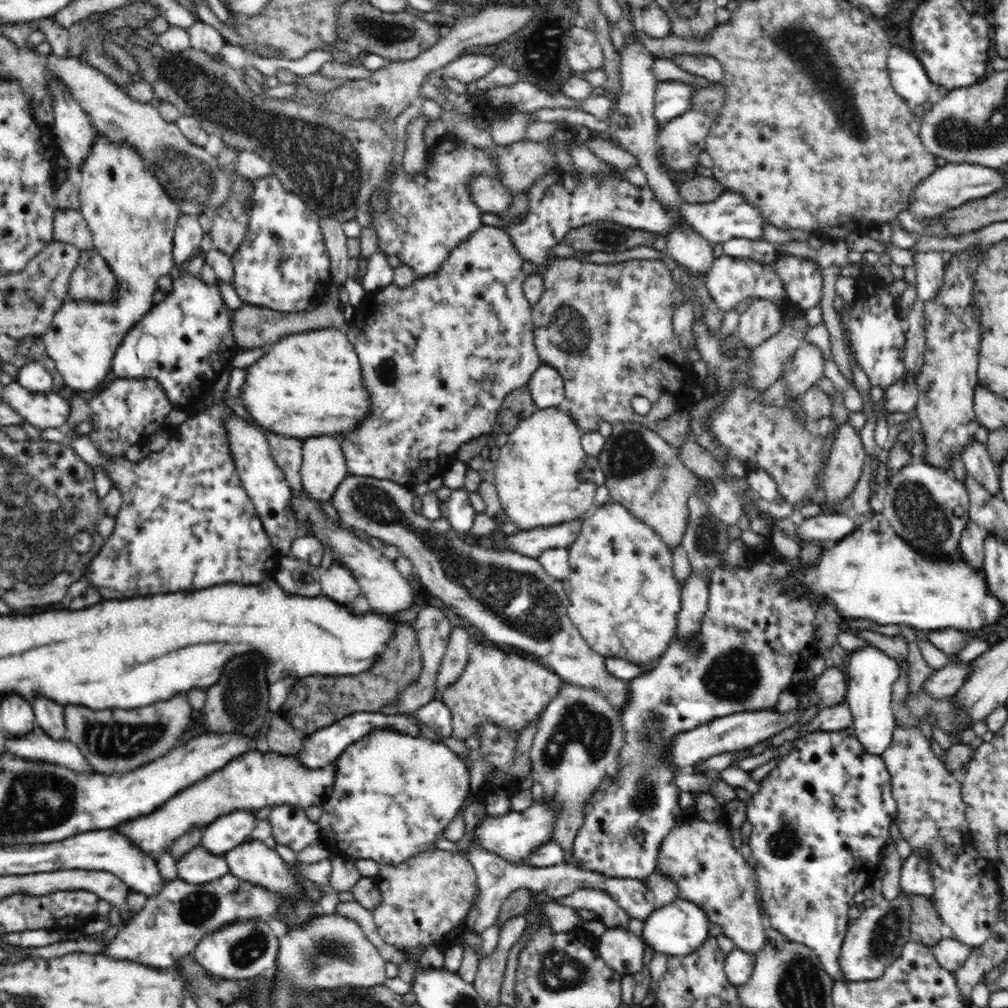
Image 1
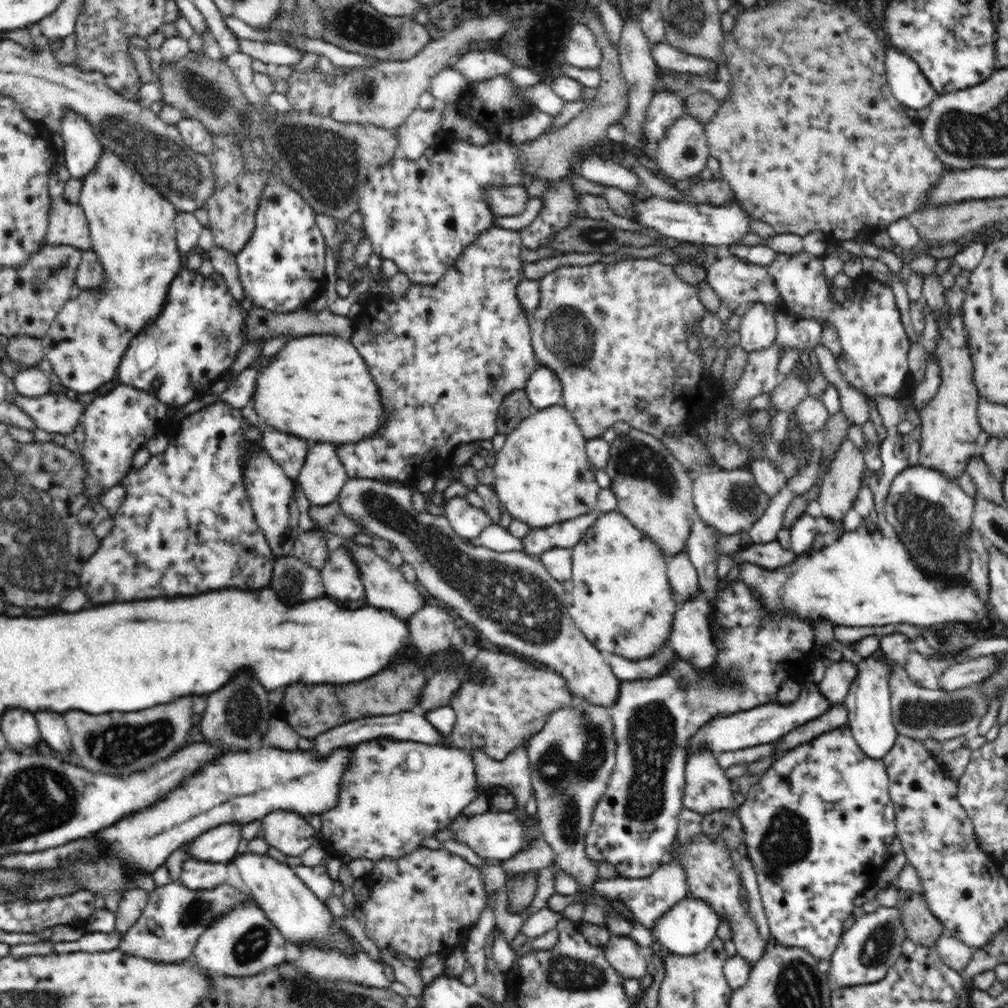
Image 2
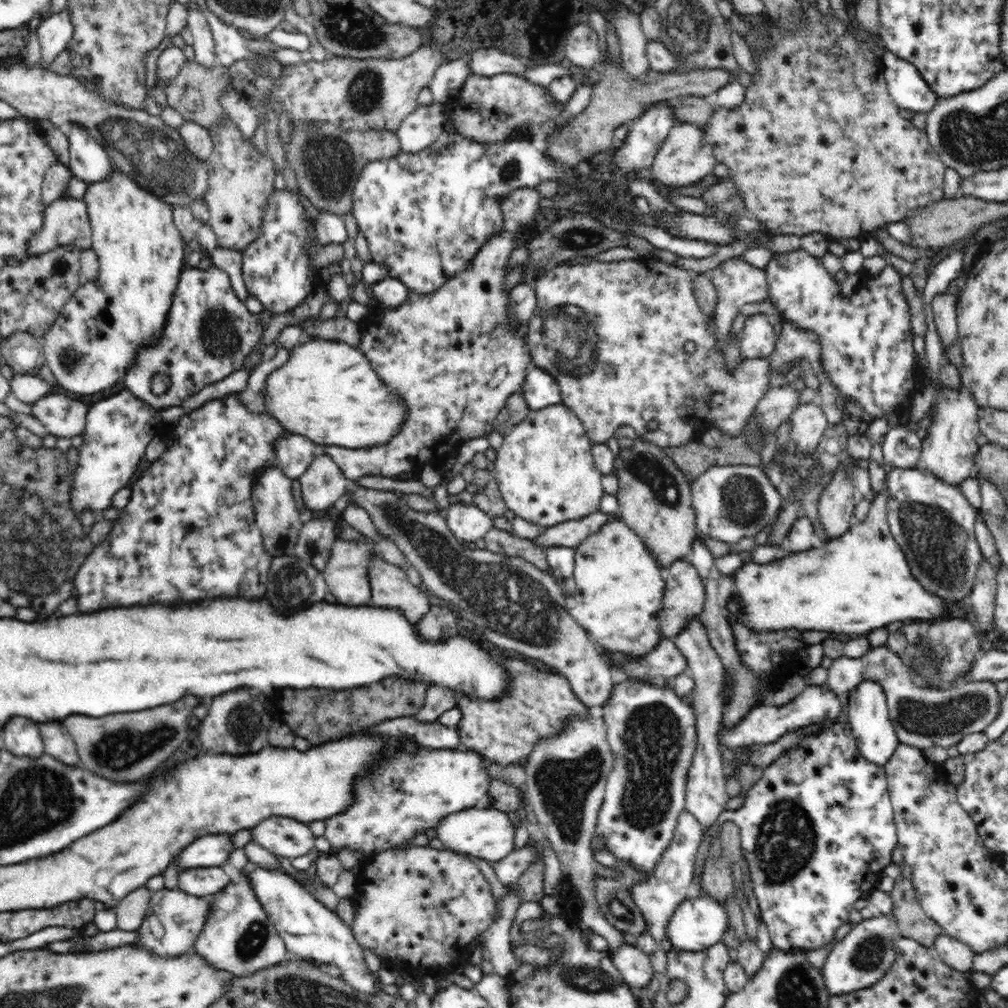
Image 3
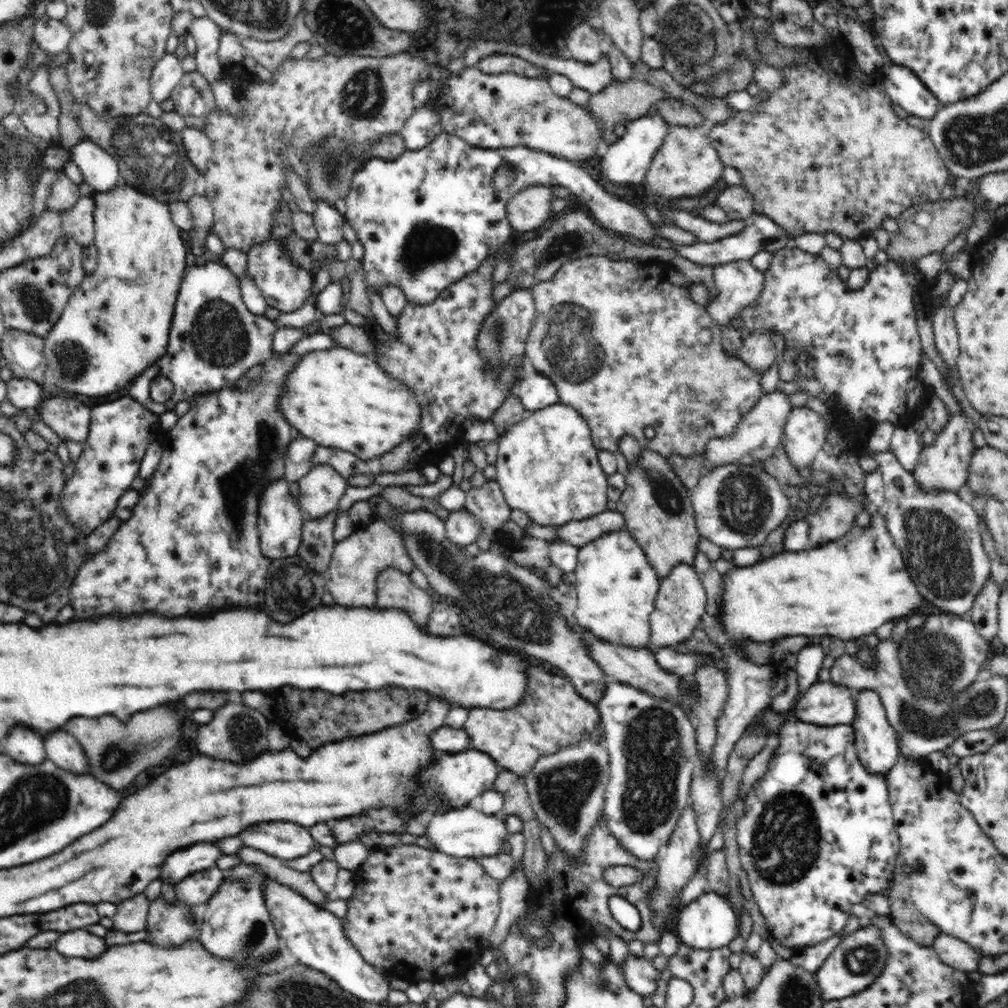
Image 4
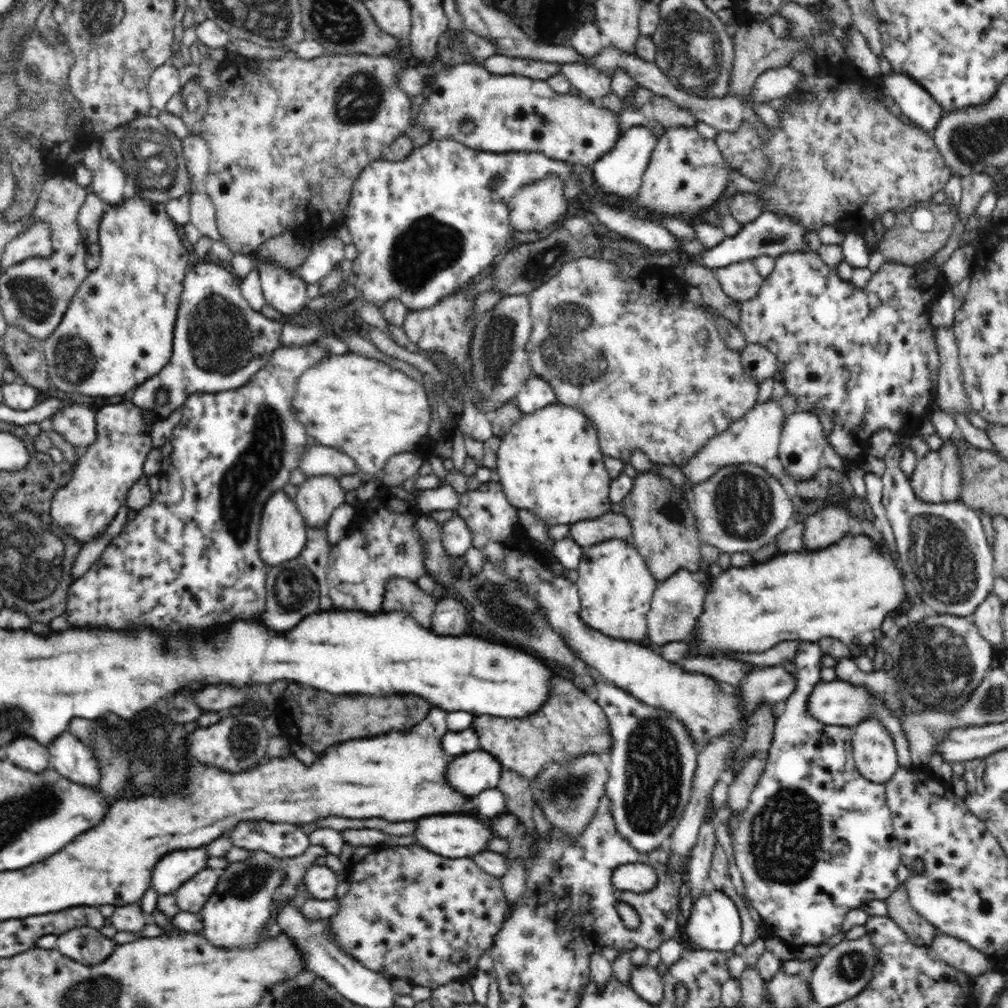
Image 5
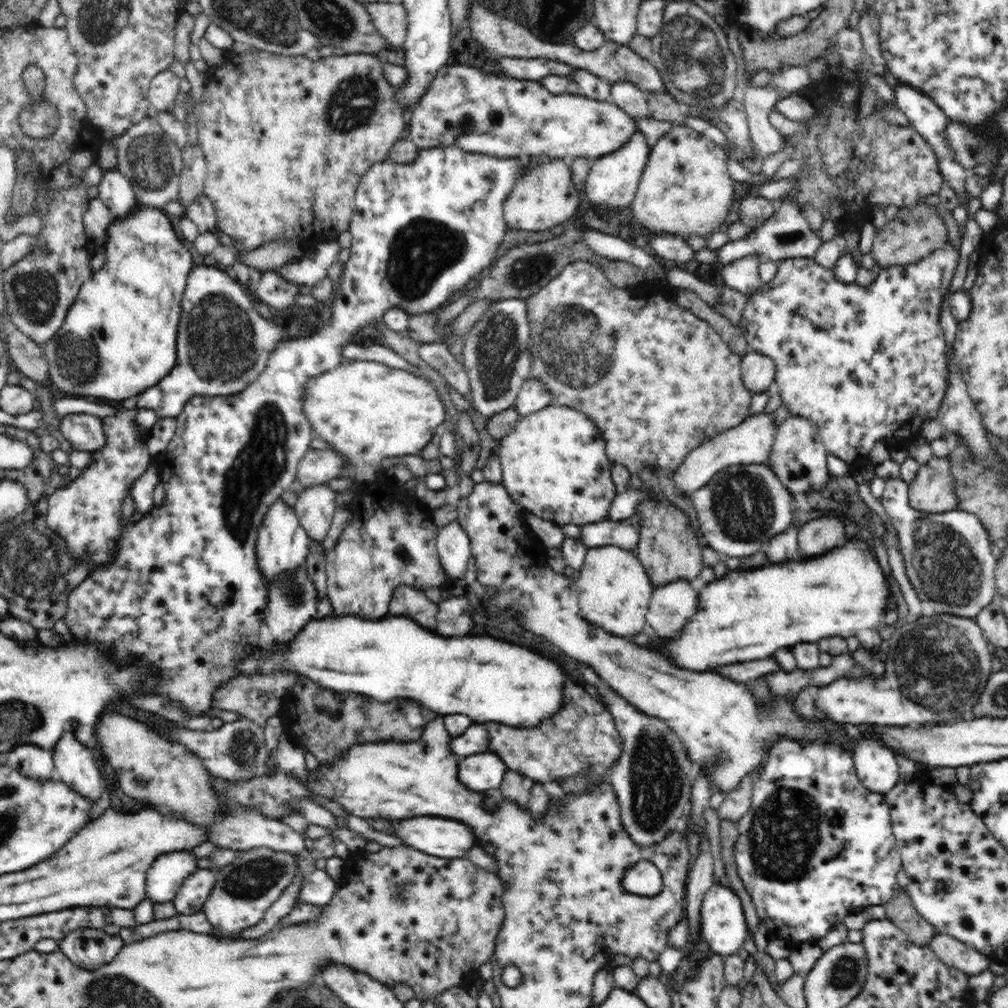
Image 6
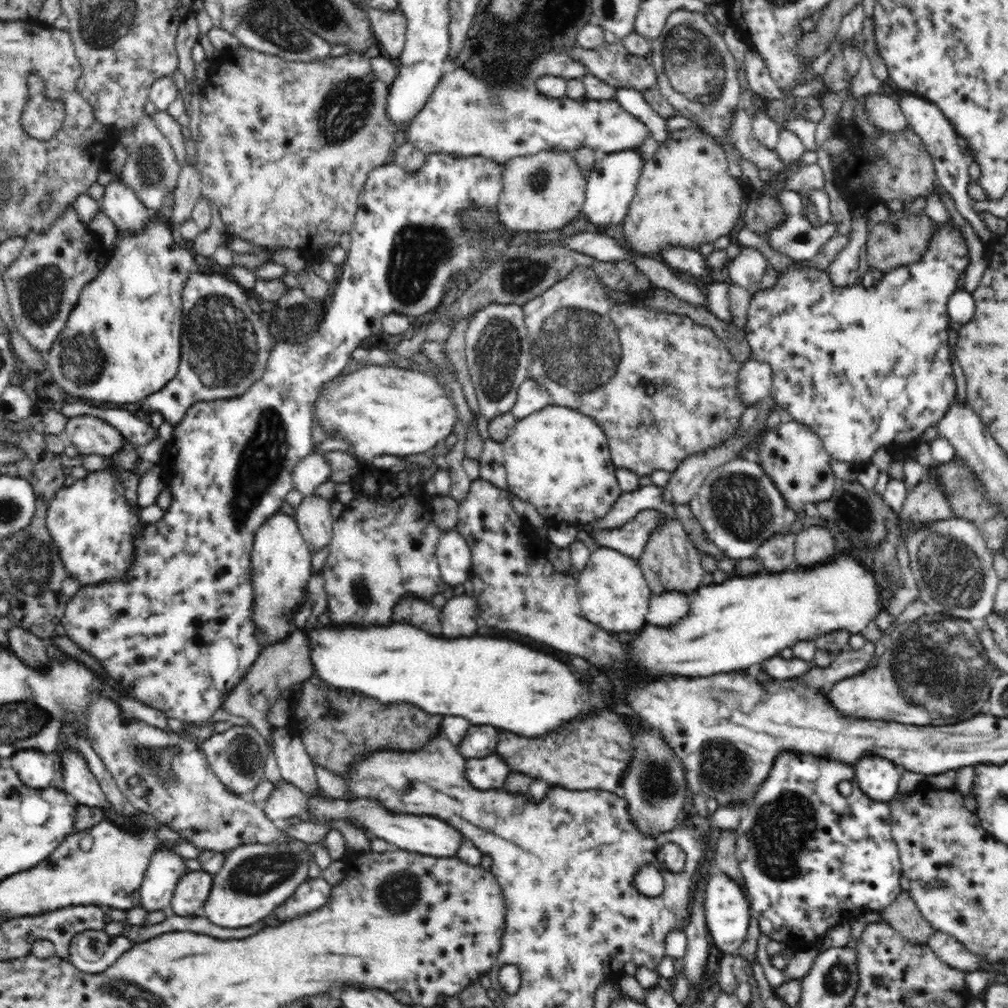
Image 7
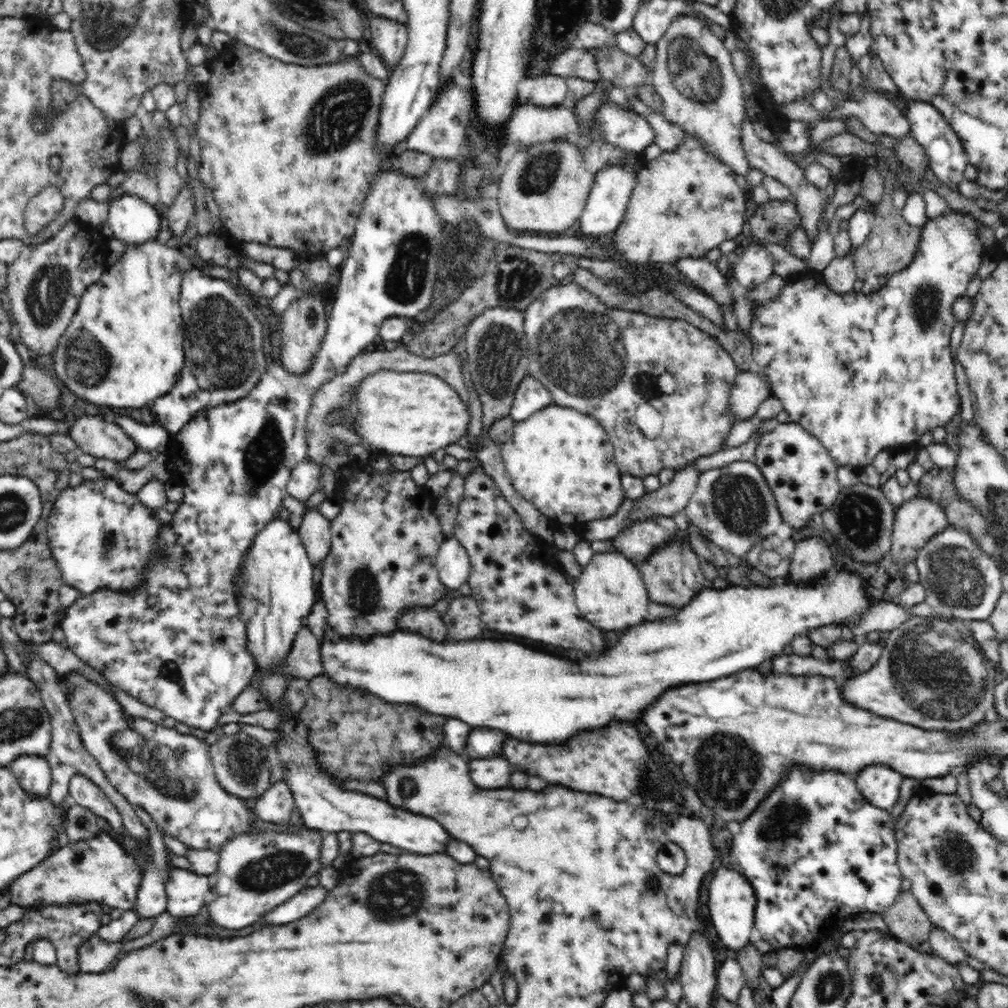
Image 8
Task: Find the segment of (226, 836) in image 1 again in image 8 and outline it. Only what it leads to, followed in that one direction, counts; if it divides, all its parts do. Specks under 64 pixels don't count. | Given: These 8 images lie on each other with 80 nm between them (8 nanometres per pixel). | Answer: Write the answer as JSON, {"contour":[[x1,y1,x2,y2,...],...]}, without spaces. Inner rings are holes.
{"contour":[[133,805,133,809,144,827,148,828,150,832,150,850,153,853,149,867,141,878,136,905,134,905,133,910,138,913,140,918,155,918,163,912,167,912,166,880,176,867,169,860,170,852,165,846,162,834,159,833,158,824,142,807]]}

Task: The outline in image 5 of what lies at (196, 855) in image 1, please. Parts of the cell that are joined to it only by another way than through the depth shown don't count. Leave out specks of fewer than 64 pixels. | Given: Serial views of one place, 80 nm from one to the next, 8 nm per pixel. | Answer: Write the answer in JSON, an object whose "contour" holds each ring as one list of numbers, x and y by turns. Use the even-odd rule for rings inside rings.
{"contour":[[206,868,189,878,187,882,184,882,174,894,180,910,200,913,204,904,214,894,220,875,220,870]]}

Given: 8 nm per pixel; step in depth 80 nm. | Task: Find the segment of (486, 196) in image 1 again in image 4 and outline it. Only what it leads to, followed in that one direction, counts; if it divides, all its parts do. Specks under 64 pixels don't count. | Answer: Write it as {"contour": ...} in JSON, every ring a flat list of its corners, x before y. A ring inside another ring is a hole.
{"contour":[[538,185,516,192,506,206,510,226,525,233,540,228,552,214,554,199,552,185]]}

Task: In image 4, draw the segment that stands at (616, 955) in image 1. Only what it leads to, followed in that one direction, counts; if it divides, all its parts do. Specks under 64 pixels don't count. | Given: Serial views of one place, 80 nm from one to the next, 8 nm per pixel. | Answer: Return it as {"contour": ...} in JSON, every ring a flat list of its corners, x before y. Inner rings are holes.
{"contour":[[629,954,629,958,624,962,622,974,628,986,641,997,651,997,655,994,660,972,654,968,651,960]]}

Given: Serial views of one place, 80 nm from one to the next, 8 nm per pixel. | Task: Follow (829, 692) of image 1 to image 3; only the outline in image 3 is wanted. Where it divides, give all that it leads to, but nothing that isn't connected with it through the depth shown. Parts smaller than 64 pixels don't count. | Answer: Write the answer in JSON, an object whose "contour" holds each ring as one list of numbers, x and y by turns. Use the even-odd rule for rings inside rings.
{"contour":[[888,645,870,649,860,658,833,659,827,672,825,684,842,700,846,700,849,692,865,679,879,682,899,742,922,751,932,746,948,748,959,743,967,734,984,732,1000,714,1000,694,996,682,958,681,948,690,919,687,913,683,906,661,892,652]]}

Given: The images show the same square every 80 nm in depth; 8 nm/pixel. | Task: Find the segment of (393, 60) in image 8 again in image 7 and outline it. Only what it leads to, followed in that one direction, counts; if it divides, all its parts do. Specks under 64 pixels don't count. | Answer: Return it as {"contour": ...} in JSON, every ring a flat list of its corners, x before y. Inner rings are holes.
{"contour":[[371,7,365,8,371,29,379,48,384,48,389,59,398,61,405,44,407,21,400,9,382,11]]}

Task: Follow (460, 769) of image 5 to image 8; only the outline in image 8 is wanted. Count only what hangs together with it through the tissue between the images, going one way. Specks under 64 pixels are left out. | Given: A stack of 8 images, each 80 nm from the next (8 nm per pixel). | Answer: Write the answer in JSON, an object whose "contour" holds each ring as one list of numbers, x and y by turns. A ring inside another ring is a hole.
{"contour":[[504,757,470,759,469,771,472,781,480,789,509,788,510,776,514,768]]}

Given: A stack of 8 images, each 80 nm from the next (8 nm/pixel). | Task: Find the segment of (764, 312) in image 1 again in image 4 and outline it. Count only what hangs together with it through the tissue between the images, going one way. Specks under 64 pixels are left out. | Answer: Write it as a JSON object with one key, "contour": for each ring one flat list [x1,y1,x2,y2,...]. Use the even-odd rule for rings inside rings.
{"contour":[[756,330,743,340,743,346,737,352,736,358,744,362,746,367,756,373,766,373,776,362,775,344,768,332]]}

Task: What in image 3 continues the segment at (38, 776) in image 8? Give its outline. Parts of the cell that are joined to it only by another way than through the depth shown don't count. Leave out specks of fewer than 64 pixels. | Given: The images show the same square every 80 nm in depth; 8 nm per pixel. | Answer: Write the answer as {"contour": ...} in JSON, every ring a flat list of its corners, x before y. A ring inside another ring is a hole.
{"contour":[[14,716,6,722,1,731,5,748,16,756,38,758,45,753,39,726,32,720]]}

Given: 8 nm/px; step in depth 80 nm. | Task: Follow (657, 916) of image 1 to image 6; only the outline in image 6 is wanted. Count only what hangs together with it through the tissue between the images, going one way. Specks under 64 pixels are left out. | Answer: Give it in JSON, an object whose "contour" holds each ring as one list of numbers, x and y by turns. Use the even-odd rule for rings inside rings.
{"contour":[[713,882,710,890,706,892,702,908,700,908,700,936,714,953,718,955,734,955,740,950,746,938,747,922,743,911,741,899,731,888,727,888,718,882]]}

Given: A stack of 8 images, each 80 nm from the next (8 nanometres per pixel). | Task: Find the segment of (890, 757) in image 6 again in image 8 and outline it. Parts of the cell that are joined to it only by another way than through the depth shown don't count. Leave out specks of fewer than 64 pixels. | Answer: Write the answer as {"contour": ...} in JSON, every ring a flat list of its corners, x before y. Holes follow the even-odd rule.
{"contour":[[872,764,854,776,858,790,872,806,890,810,900,796,904,777,888,766]]}

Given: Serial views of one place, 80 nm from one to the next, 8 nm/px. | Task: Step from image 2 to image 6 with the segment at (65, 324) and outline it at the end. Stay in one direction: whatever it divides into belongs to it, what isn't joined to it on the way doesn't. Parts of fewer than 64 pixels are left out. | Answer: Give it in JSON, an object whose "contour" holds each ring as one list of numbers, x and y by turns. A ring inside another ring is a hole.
{"contour":[[137,203,136,210,126,216,126,218,113,218,108,226,108,238,104,245,106,247,106,262,98,271,94,271,92,276,80,286,80,292,74,300,74,304,70,306,64,320,64,324,48,343,42,344,45,356,48,361,48,377,50,385,64,390,64,392,72,392,72,394,80,394,80,396,94,396,94,398,104,398,104,400,127,400,132,396,138,396,144,391,157,386,177,364,177,338,179,332,179,322,181,316,181,302,183,292,187,282,187,276,196,266,192,261,192,254,184,247,186,243,180,241,176,235,170,219,166,213,160,208,153,206,145,206]]}

